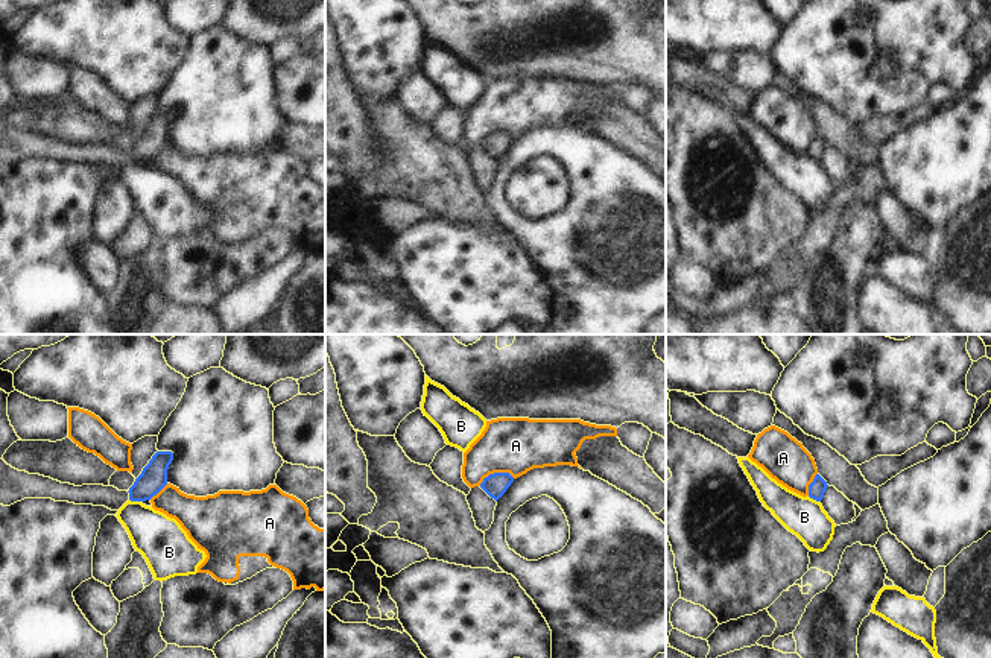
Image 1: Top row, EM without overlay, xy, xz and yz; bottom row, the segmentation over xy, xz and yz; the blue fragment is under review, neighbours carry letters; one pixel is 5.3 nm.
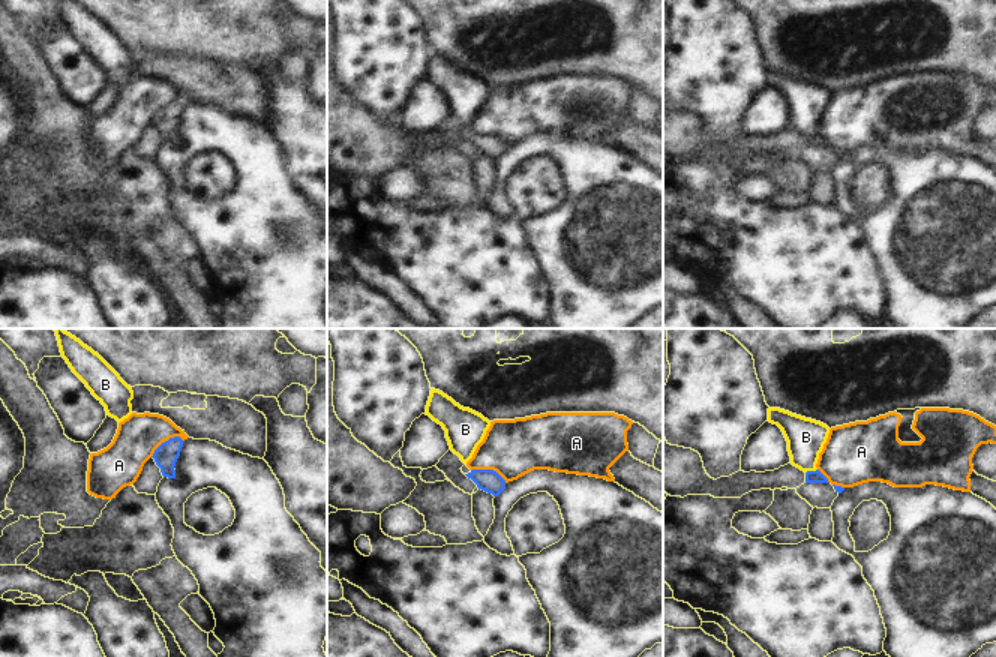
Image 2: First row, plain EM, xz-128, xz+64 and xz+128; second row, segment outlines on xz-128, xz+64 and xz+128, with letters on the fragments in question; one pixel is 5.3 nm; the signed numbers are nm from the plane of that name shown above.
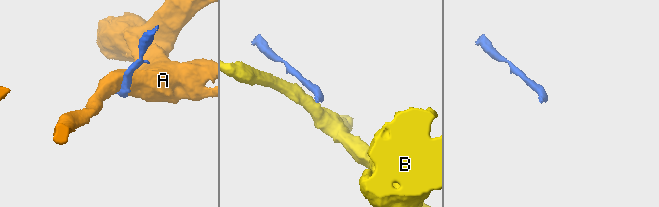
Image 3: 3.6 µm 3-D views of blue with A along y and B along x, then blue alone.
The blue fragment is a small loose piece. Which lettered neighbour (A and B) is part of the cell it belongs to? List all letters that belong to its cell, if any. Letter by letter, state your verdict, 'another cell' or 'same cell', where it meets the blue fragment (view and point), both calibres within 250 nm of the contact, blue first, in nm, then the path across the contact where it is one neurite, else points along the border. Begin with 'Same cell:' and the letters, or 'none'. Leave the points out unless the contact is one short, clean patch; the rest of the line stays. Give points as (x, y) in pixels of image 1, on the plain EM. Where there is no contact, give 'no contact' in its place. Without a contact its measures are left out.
Same cell: none
A: another cell | xz (496, 132) | 120/300 nm
B: another cell | yz (813, 158) | 90/220 nm | along yz (807, 155), (820, 161)

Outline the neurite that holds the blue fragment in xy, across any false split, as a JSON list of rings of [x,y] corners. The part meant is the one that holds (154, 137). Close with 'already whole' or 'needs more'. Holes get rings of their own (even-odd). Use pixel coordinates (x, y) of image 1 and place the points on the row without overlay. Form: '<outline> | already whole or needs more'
[[[157,111],[128,150],[114,146],[61,143],[40,134],[18,131],[0,119],[0,164],[11,166],[24,158],[52,158],[74,164],[105,166],[119,170],[128,160],[146,161],[167,144],[172,111]]] | needs more

